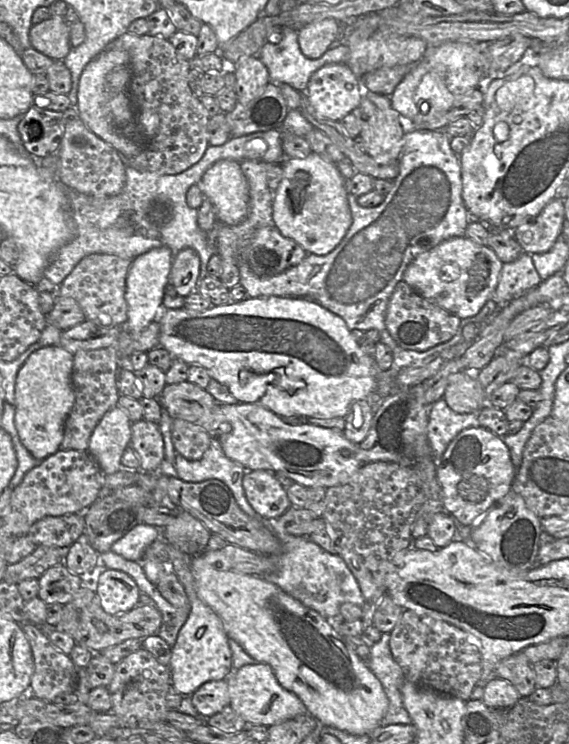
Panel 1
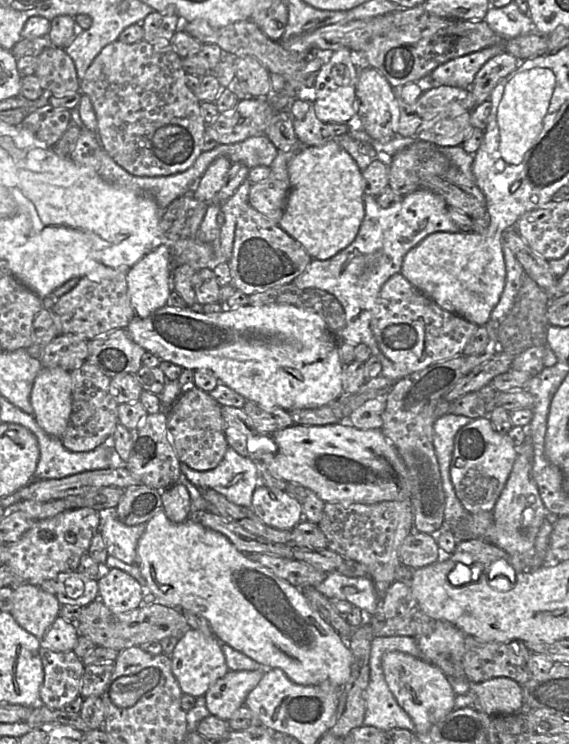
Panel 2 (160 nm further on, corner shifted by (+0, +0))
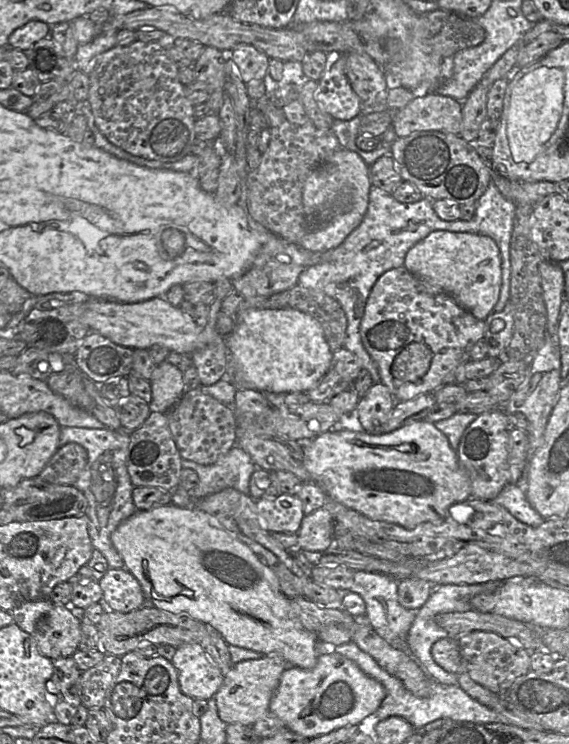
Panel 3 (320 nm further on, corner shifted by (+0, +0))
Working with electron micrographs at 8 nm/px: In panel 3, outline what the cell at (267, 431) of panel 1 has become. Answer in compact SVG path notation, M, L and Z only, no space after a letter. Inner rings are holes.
M425 419L404 425L388 433L368 433L355 425L351 425L351 423L348 425L341 425L304 442L303 449L304 466L311 478L311 481L309 482L314 482L319 485L329 499L332 499L372 520L397 524L407 529L413 529L419 524L426 522L439 524L449 514L449 507L451 505L473 498L469 478L459 464L457 451L450 446L448 438L436 428L434 423L428 422Z

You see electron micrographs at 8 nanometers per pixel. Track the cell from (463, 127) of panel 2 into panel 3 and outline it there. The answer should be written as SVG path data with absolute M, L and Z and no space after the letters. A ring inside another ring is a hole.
M434 91L419 92L405 107L393 112L392 128L398 138L418 131L459 134L462 102Z

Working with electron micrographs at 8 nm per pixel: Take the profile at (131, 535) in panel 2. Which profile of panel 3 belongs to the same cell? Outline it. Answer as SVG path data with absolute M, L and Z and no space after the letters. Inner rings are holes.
M61 427L59 446L67 443L77 443L83 446L88 454L85 468L80 472L73 484L81 491L88 502L85 515L88 519L88 532L94 549L100 551L113 569L124 568L124 562L111 541L114 530L136 511L132 499L134 486L127 471L127 450L130 432L123 429Z

